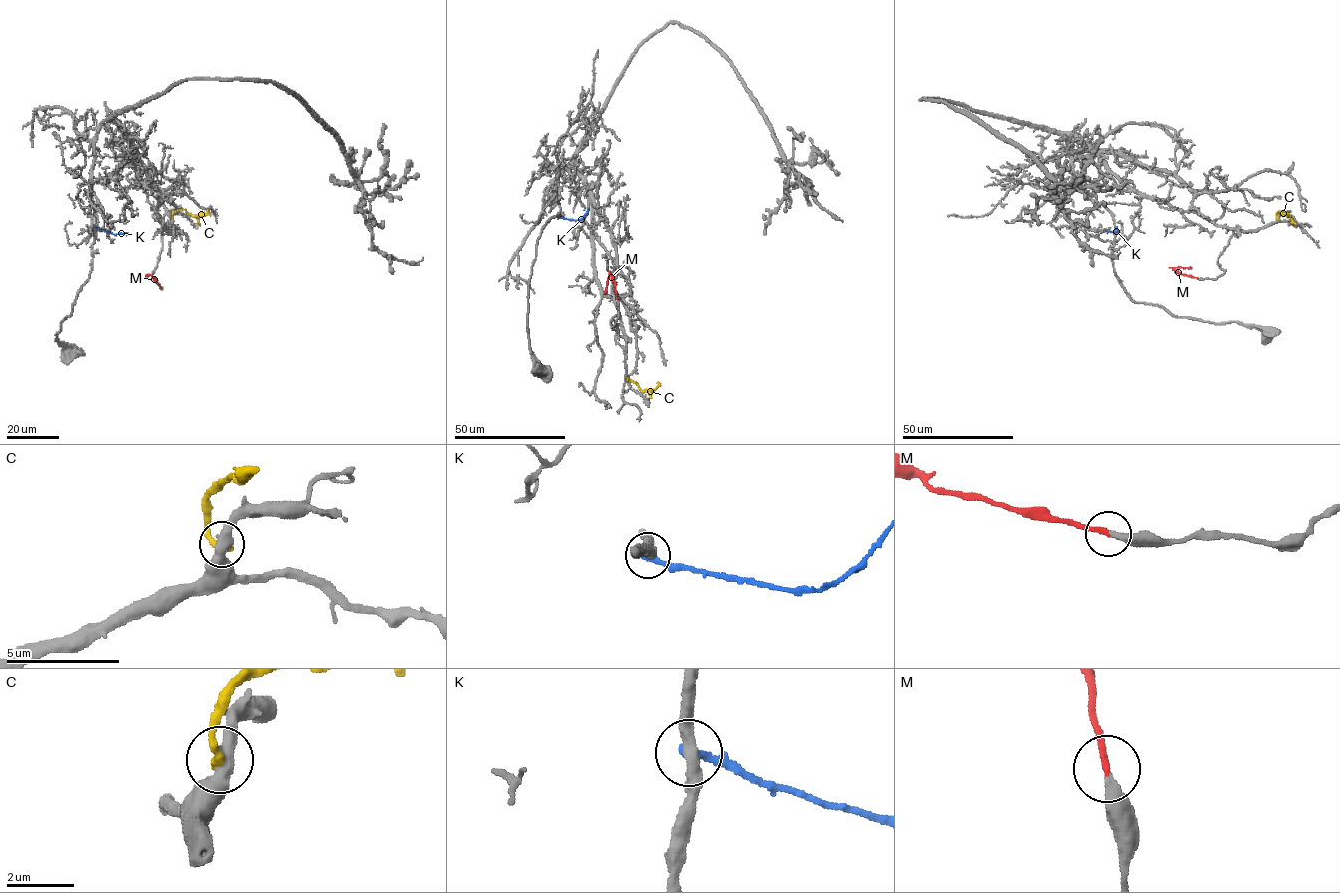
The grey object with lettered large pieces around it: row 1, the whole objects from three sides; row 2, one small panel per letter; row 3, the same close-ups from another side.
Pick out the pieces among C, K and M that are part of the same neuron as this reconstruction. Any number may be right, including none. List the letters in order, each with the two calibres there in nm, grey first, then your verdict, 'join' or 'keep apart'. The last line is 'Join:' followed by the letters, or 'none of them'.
C: 480/320 nm | keep apart
K: 380/280 nm | keep apart
M: 280/200 nm | join
Join: M

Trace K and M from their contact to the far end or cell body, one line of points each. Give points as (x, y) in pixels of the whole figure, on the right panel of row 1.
K: (1115, 226), (1118, 232), (1106, 233)
M: (1197, 278), (1180, 274), (1173, 269), (1192, 267)

